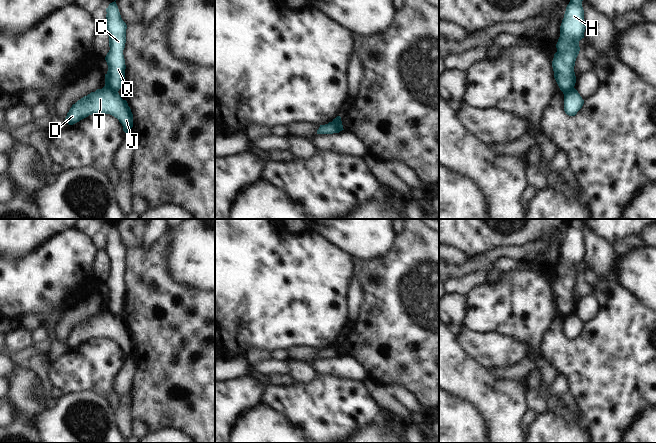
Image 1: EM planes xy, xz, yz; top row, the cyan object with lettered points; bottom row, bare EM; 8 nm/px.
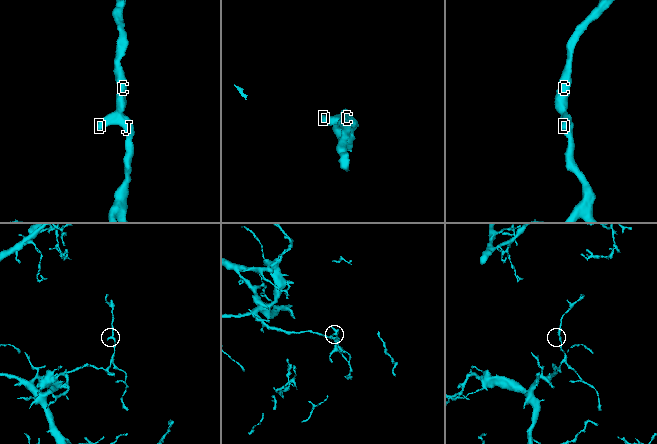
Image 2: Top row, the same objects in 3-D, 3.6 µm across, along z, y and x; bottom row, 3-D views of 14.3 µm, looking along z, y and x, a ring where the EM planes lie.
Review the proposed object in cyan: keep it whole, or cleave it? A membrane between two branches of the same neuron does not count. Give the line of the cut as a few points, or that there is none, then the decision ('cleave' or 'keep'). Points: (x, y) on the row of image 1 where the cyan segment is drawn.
cut in xy along (105, 84), (117, 92); cleave

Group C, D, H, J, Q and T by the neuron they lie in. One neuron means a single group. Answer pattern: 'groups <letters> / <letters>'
groups C H Q / D J T

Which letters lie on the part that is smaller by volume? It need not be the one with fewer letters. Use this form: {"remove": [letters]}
{"remove": ["C", "H", "Q"]}

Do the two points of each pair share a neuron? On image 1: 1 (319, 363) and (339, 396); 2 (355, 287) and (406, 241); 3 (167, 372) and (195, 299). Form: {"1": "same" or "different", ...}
{"1": "different", "2": "different", "3": "same"}

